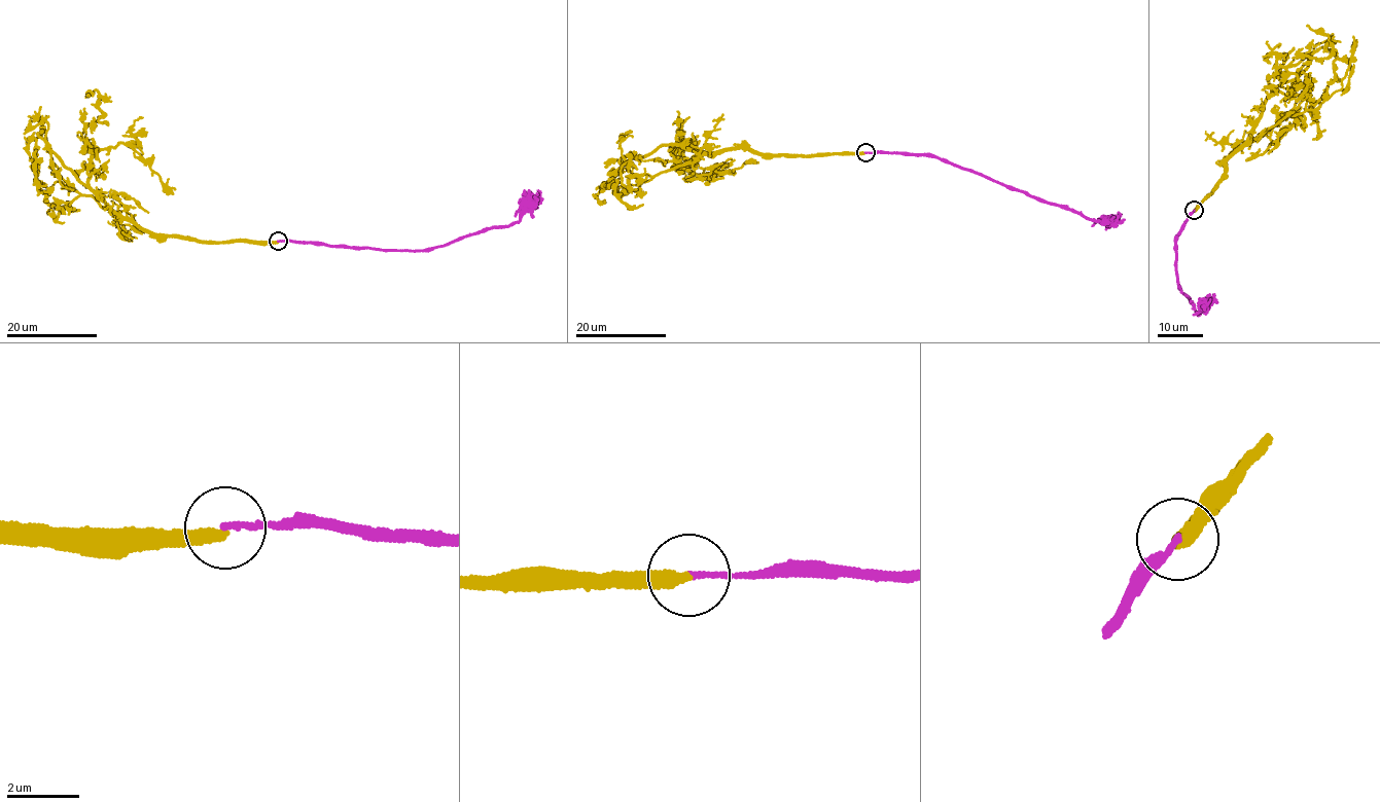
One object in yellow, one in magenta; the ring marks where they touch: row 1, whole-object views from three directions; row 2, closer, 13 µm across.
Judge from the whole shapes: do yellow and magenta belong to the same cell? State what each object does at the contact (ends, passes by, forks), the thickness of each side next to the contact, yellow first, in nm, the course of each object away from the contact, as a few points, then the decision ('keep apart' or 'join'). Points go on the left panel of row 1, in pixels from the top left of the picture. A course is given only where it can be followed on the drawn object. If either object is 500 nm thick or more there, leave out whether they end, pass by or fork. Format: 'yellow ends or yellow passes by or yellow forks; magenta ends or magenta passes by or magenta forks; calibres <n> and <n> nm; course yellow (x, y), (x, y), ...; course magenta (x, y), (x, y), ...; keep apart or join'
yellow ends; magenta ends; calibres 320 and 150 nm; course yellow (278, 241), (207, 242), (148, 233), (107, 209), (63, 166), (38, 132), (34, 170), (47, 204), (79, 210); course magenta (278, 241), (429, 251), (466, 235), (518, 222), (539, 194), (536, 190); keep apart

